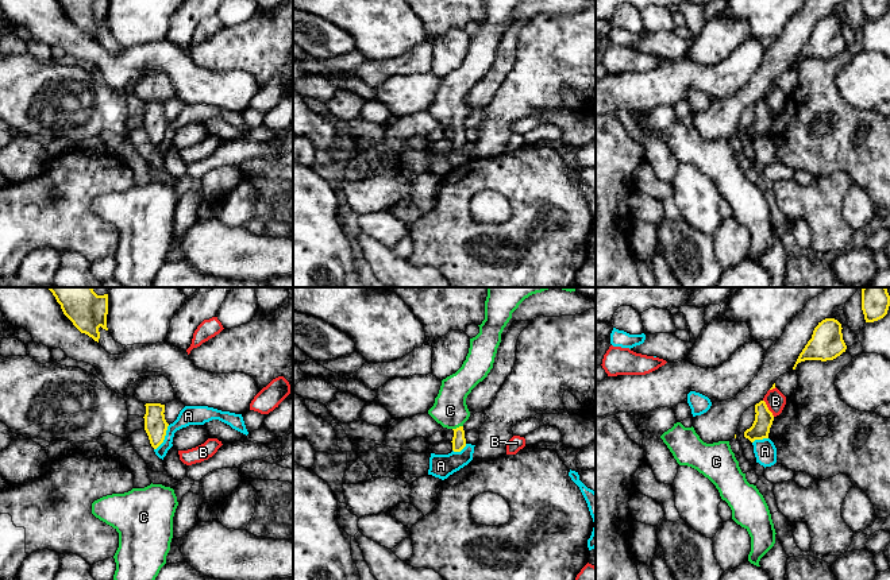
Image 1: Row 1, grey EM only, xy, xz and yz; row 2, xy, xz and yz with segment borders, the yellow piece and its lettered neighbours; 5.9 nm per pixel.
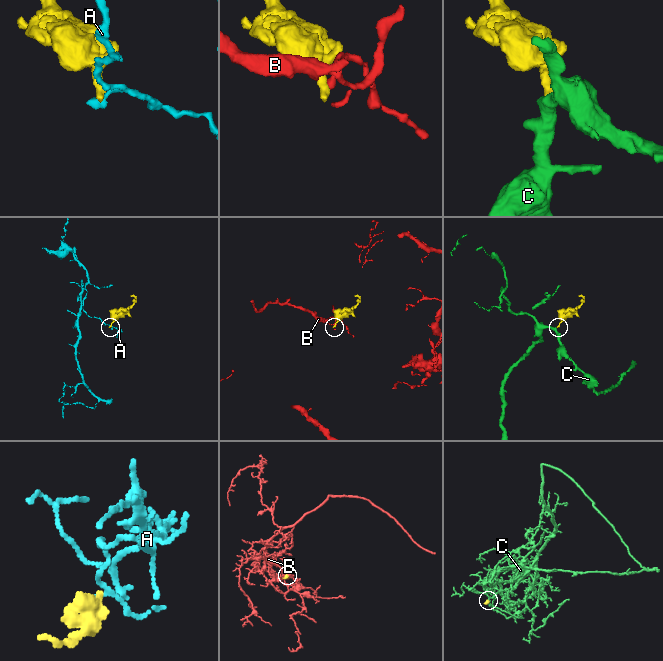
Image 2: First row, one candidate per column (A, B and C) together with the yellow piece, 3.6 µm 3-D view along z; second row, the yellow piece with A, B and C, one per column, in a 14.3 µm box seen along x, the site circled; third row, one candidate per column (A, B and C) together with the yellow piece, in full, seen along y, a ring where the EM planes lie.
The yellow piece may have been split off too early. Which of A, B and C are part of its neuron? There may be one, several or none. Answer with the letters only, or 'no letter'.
C

